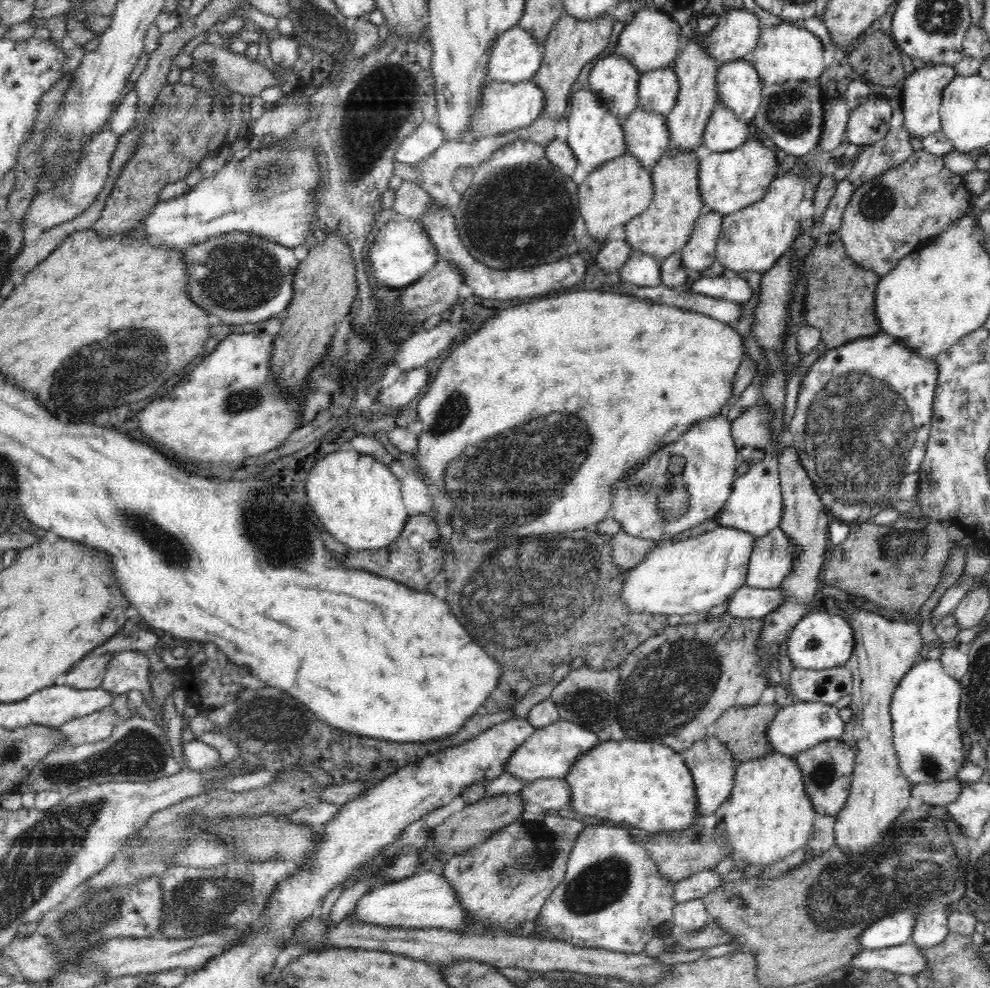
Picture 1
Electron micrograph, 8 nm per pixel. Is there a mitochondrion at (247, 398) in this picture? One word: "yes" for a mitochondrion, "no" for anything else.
yes

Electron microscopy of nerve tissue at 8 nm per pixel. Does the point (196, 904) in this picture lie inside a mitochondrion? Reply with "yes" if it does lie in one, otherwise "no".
yes

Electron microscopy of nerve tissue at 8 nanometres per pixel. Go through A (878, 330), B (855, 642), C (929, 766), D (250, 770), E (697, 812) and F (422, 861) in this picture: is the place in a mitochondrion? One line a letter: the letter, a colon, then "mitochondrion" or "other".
A: other
B: other
C: mitochondrion
D: other
E: other
F: other

